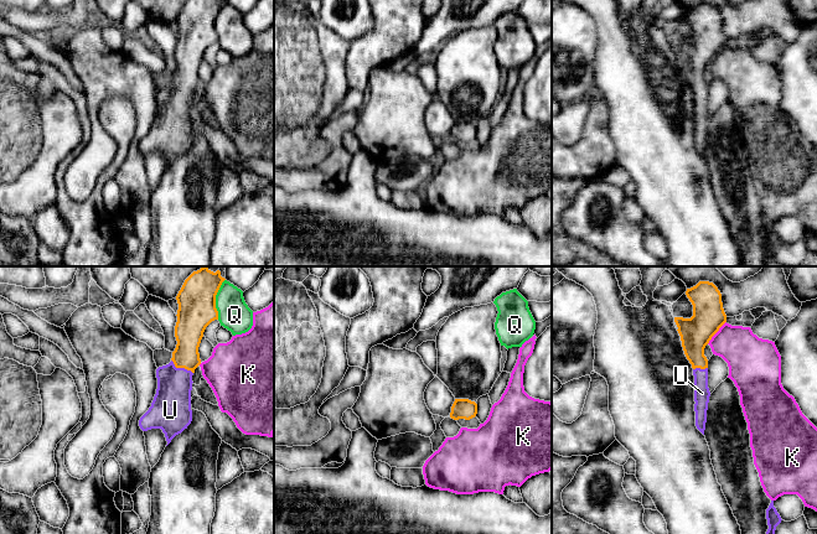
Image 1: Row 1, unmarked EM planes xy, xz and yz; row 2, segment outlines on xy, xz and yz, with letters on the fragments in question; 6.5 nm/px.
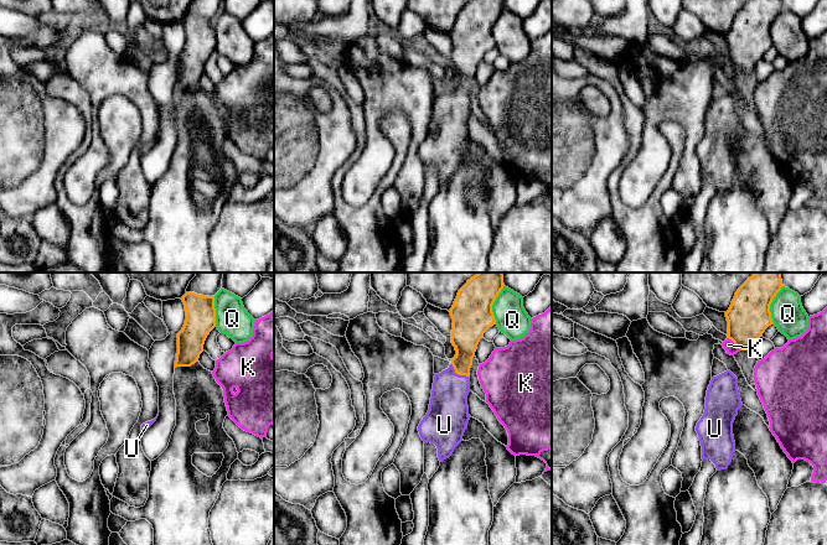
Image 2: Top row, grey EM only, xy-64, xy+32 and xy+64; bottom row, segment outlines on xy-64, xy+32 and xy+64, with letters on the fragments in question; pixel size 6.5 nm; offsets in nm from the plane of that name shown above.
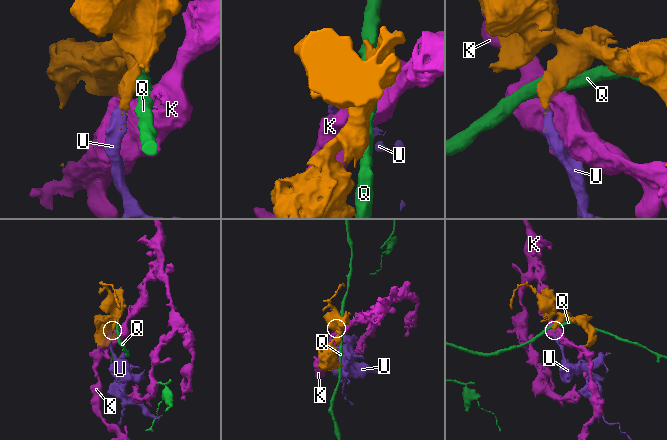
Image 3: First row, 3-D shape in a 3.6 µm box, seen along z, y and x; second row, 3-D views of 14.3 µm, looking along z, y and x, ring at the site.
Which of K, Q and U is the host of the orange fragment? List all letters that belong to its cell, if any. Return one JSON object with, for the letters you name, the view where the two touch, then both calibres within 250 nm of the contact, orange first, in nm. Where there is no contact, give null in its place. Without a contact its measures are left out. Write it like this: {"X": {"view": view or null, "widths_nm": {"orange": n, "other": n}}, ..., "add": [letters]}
{"U": {"view": "xy", "widths_nm": {"orange": 190, "other": 240}}, "add": ["U"]}

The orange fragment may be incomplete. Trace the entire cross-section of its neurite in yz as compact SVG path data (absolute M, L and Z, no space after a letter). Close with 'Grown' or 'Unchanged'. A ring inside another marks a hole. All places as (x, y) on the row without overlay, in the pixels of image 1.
M699 4L687 11L693 27L691 41L674 40L684 77L693 90L696 149L704 157L710 114L708 110L708 82L704 71L719 51L726 45L722 16L709 4Z. Grown

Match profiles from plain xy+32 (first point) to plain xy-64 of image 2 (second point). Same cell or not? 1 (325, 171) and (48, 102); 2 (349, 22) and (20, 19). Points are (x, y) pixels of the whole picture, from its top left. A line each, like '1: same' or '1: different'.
1: same
2: same

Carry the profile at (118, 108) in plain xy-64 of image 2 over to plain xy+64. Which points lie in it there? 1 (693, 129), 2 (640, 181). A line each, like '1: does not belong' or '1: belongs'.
1: does not belong
2: does not belong

